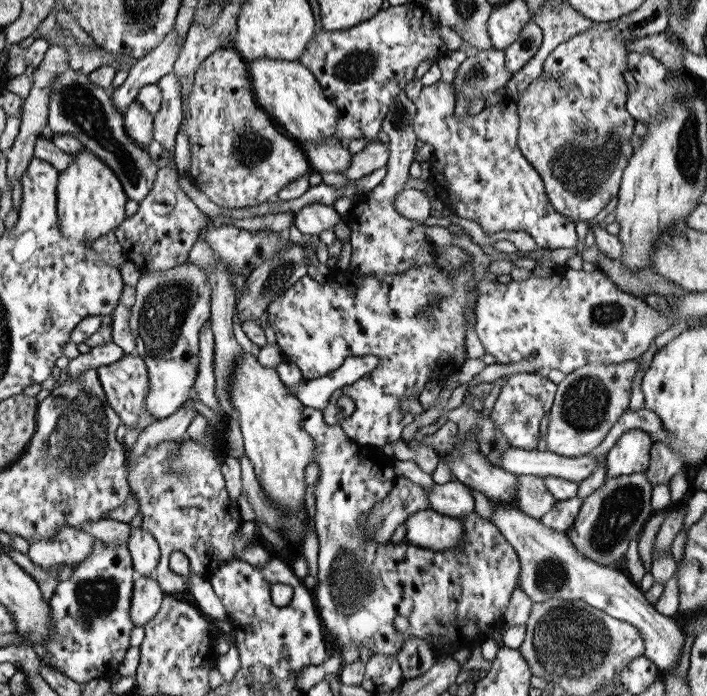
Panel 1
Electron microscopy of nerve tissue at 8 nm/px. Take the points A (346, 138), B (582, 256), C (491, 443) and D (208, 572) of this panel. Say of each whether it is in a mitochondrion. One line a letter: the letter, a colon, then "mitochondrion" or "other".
A: other
B: other
C: mitochondrion
D: other

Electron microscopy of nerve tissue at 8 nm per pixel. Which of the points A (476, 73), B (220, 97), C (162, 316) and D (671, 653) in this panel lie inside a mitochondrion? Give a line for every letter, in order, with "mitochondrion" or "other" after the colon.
A: mitochondrion
B: other
C: mitochondrion
D: other

